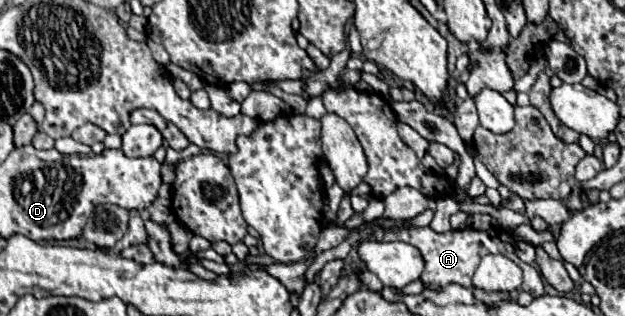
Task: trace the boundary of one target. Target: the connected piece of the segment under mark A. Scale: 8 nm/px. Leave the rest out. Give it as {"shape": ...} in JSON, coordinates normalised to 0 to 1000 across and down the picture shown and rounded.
{"shape":[[[688,715],[678,722],[643,722],[643,728],[618,728],[614,759],[640,759],[640,766],[653,766],[659,778],[666,778],[675,797],[678,816],[678,861],[672,873],[672,892],[678,899],[678,911],[710,911],[714,899],[736,899],[742,911],[755,911],[755,867],[762,854],[762,842],[768,835],[768,823],[778,804],[803,804],[810,816],[816,816],[819,829],[826,829],[835,861],[838,861],[838,892],[832,905],[832,924],[845,924],[854,943],[870,930],[870,892],[867,892],[867,867],[835,829],[826,810],[826,778],[822,778],[822,753],[816,734],[803,728],[803,722],[784,722],[784,728],[758,728],[758,722],[739,722],[739,728],[720,728],[720,734],[694,734]]]}

